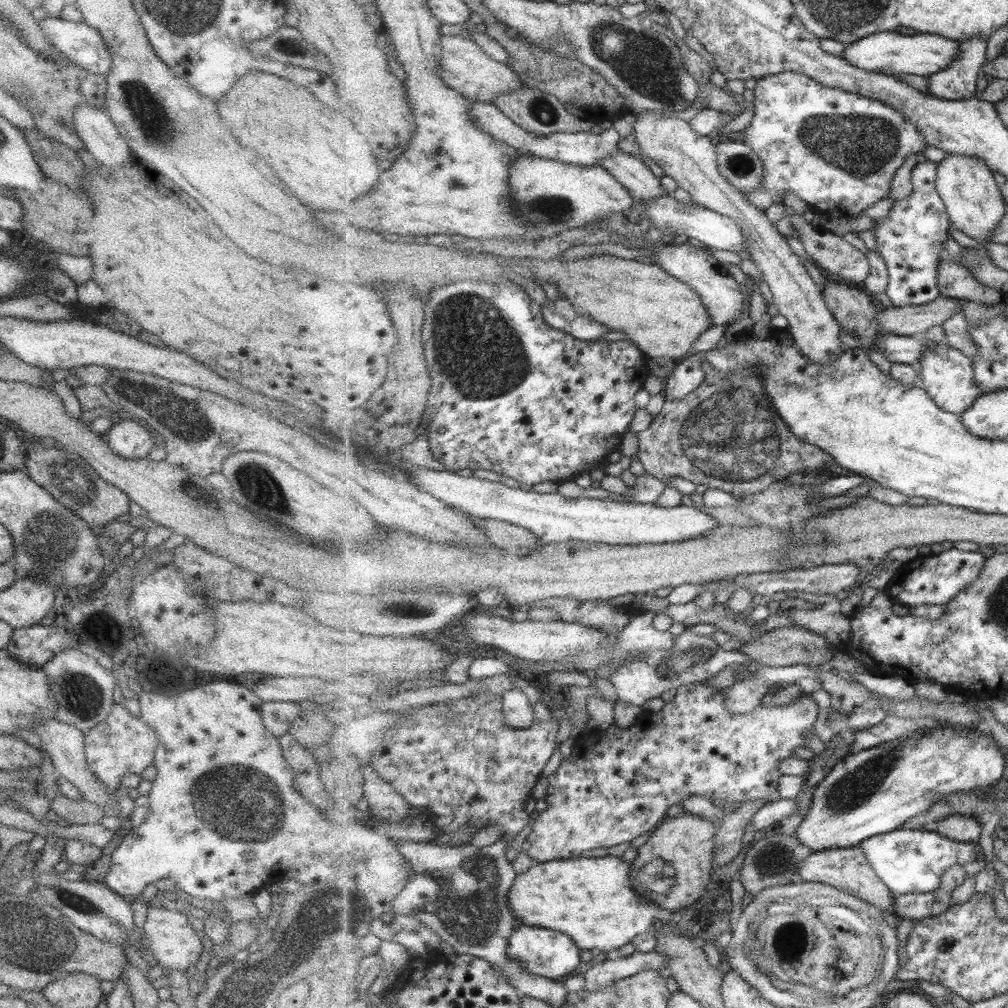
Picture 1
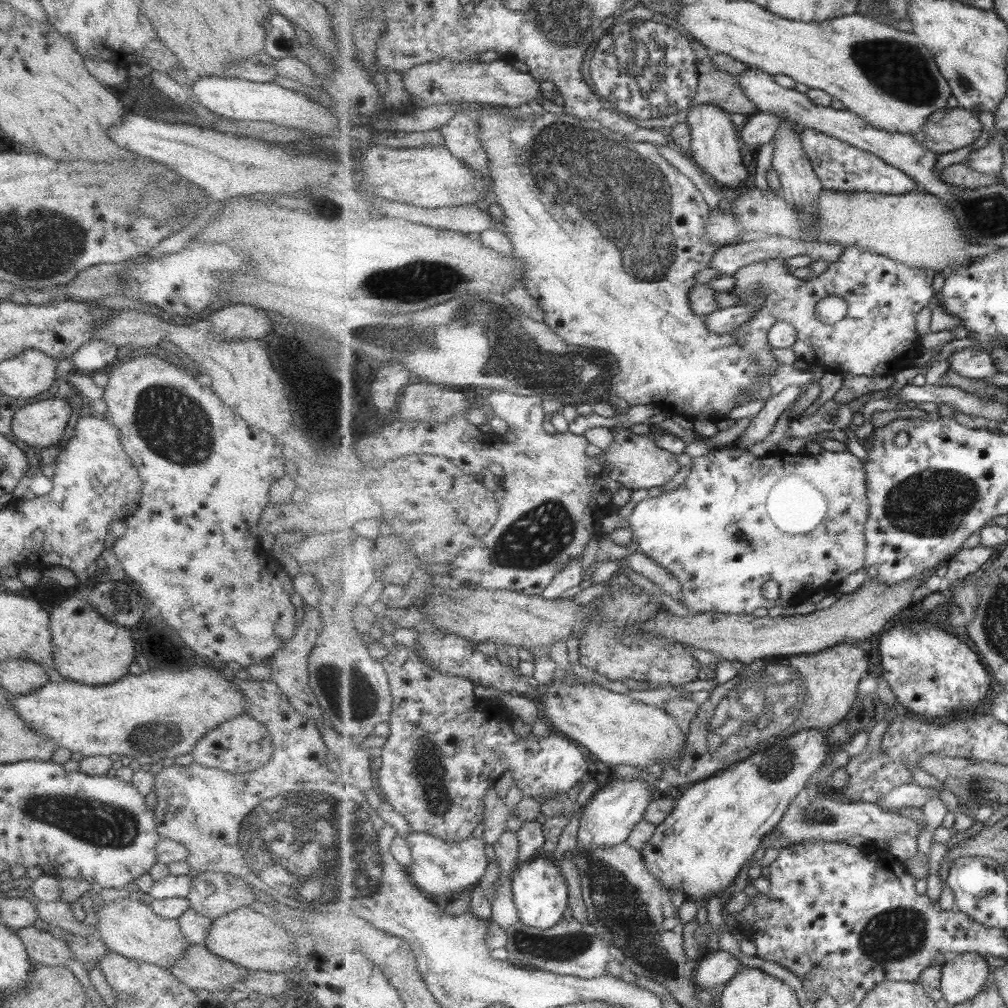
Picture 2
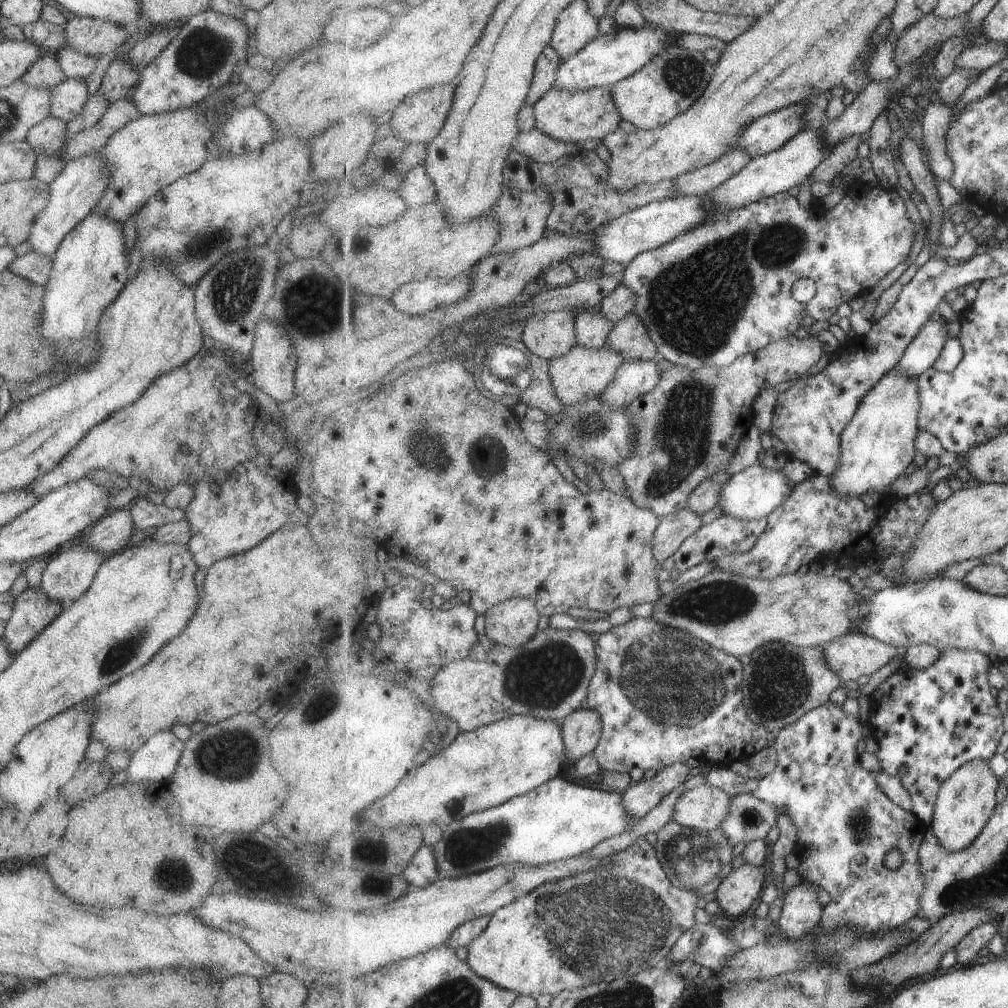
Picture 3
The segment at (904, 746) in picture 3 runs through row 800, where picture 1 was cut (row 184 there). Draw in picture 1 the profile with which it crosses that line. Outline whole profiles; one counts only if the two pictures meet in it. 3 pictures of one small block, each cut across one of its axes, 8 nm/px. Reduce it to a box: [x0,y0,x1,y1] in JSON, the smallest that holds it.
[875,160,953,307]

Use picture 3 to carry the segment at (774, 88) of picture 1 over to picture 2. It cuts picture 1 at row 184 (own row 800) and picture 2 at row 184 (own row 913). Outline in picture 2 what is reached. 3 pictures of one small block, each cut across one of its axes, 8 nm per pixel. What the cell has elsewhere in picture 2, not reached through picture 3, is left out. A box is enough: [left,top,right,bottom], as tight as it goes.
[801,128,921,195]

